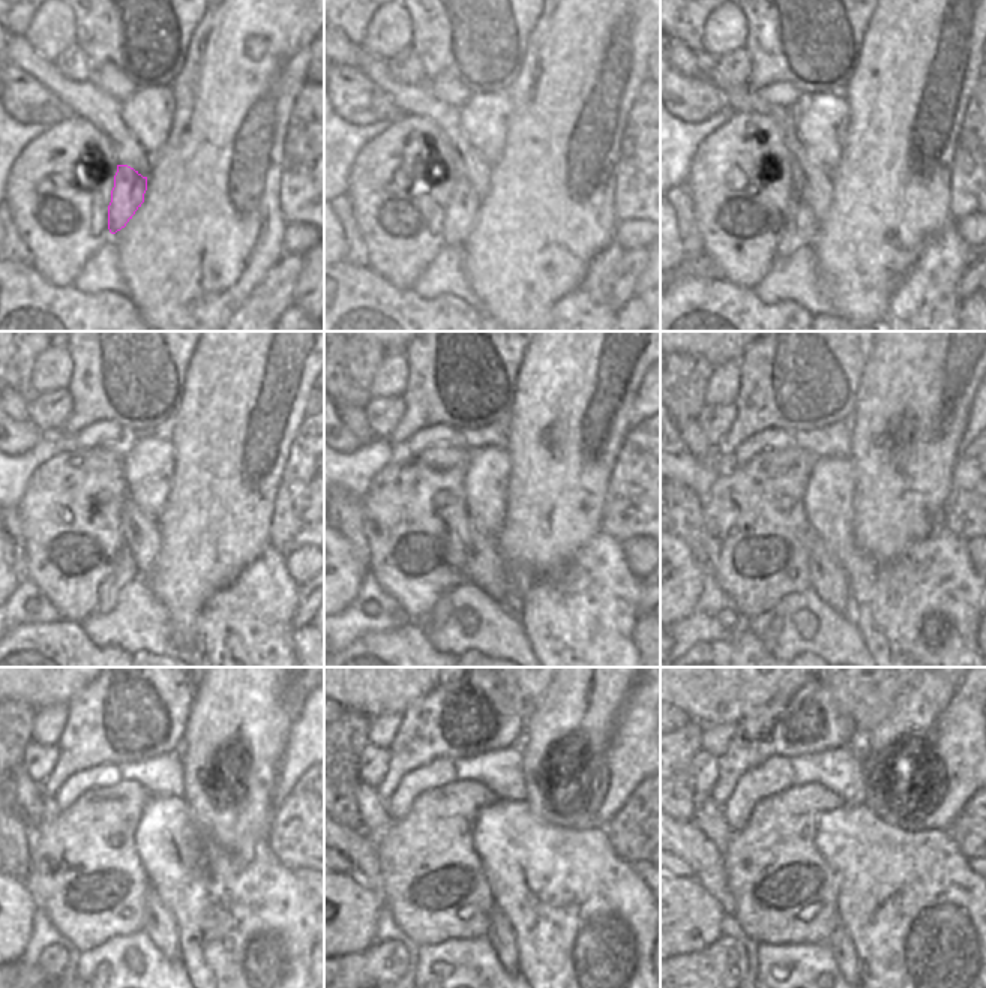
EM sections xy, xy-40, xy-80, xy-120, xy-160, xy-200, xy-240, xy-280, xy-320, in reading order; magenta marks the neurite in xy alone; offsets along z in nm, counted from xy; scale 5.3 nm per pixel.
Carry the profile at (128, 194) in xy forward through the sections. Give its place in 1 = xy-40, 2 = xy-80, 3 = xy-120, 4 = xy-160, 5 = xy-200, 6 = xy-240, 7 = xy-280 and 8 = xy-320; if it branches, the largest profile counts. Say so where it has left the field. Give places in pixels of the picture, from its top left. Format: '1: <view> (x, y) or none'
1: xy-40 (461, 213)
2: xy-80 (799, 230)
3: xy-120 (123, 570)
4: xy-160 (441, 609)
5: xy-200 (772, 633)
6: xy-240 (102, 970)
7: xy-280 (441, 970)
8: xy-320 (779, 972)

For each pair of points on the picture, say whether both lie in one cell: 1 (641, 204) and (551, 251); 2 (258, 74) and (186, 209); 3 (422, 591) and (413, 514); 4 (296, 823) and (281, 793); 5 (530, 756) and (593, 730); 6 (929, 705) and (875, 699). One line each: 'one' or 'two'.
1: two
2: one
3: one
4: two
5: one
6: two

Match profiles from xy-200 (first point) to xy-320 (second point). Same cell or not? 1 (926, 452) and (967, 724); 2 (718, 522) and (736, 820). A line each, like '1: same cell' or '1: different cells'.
1: different cells
2: different cells

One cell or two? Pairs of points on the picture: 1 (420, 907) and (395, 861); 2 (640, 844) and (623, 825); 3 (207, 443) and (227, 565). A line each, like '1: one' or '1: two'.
1: one
2: one
3: one

